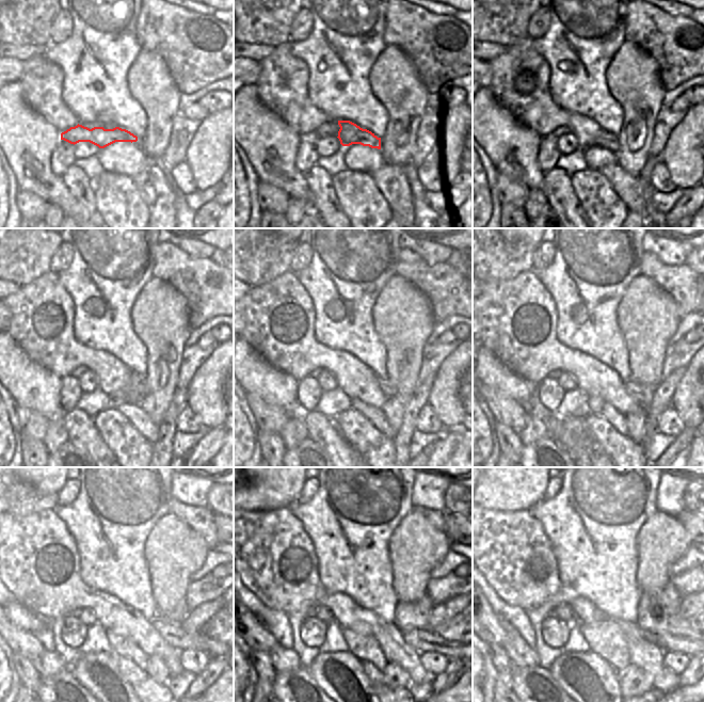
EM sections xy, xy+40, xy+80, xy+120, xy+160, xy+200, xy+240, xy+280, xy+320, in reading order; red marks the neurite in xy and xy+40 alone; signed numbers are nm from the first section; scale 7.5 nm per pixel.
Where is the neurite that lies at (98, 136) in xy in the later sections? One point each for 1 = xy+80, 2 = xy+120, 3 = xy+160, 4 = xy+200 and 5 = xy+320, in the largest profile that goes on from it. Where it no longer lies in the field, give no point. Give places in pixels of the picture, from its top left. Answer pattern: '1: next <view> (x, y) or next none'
1: next xy+80 (604, 139)
2: next xy+120 (137, 382)
3: next xy+160 (388, 388)
4: next xy+200 (641, 393)
5: next xy+320 (667, 642)

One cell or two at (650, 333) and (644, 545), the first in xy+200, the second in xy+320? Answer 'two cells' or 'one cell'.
one cell

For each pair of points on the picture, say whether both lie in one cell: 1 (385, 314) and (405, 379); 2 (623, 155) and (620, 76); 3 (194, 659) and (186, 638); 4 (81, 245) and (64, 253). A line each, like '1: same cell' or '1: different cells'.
1: same cell
2: same cell
3: different cells
4: different cells

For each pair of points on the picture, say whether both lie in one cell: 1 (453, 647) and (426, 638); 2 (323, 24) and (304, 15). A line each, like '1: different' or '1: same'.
1: same
2: different

